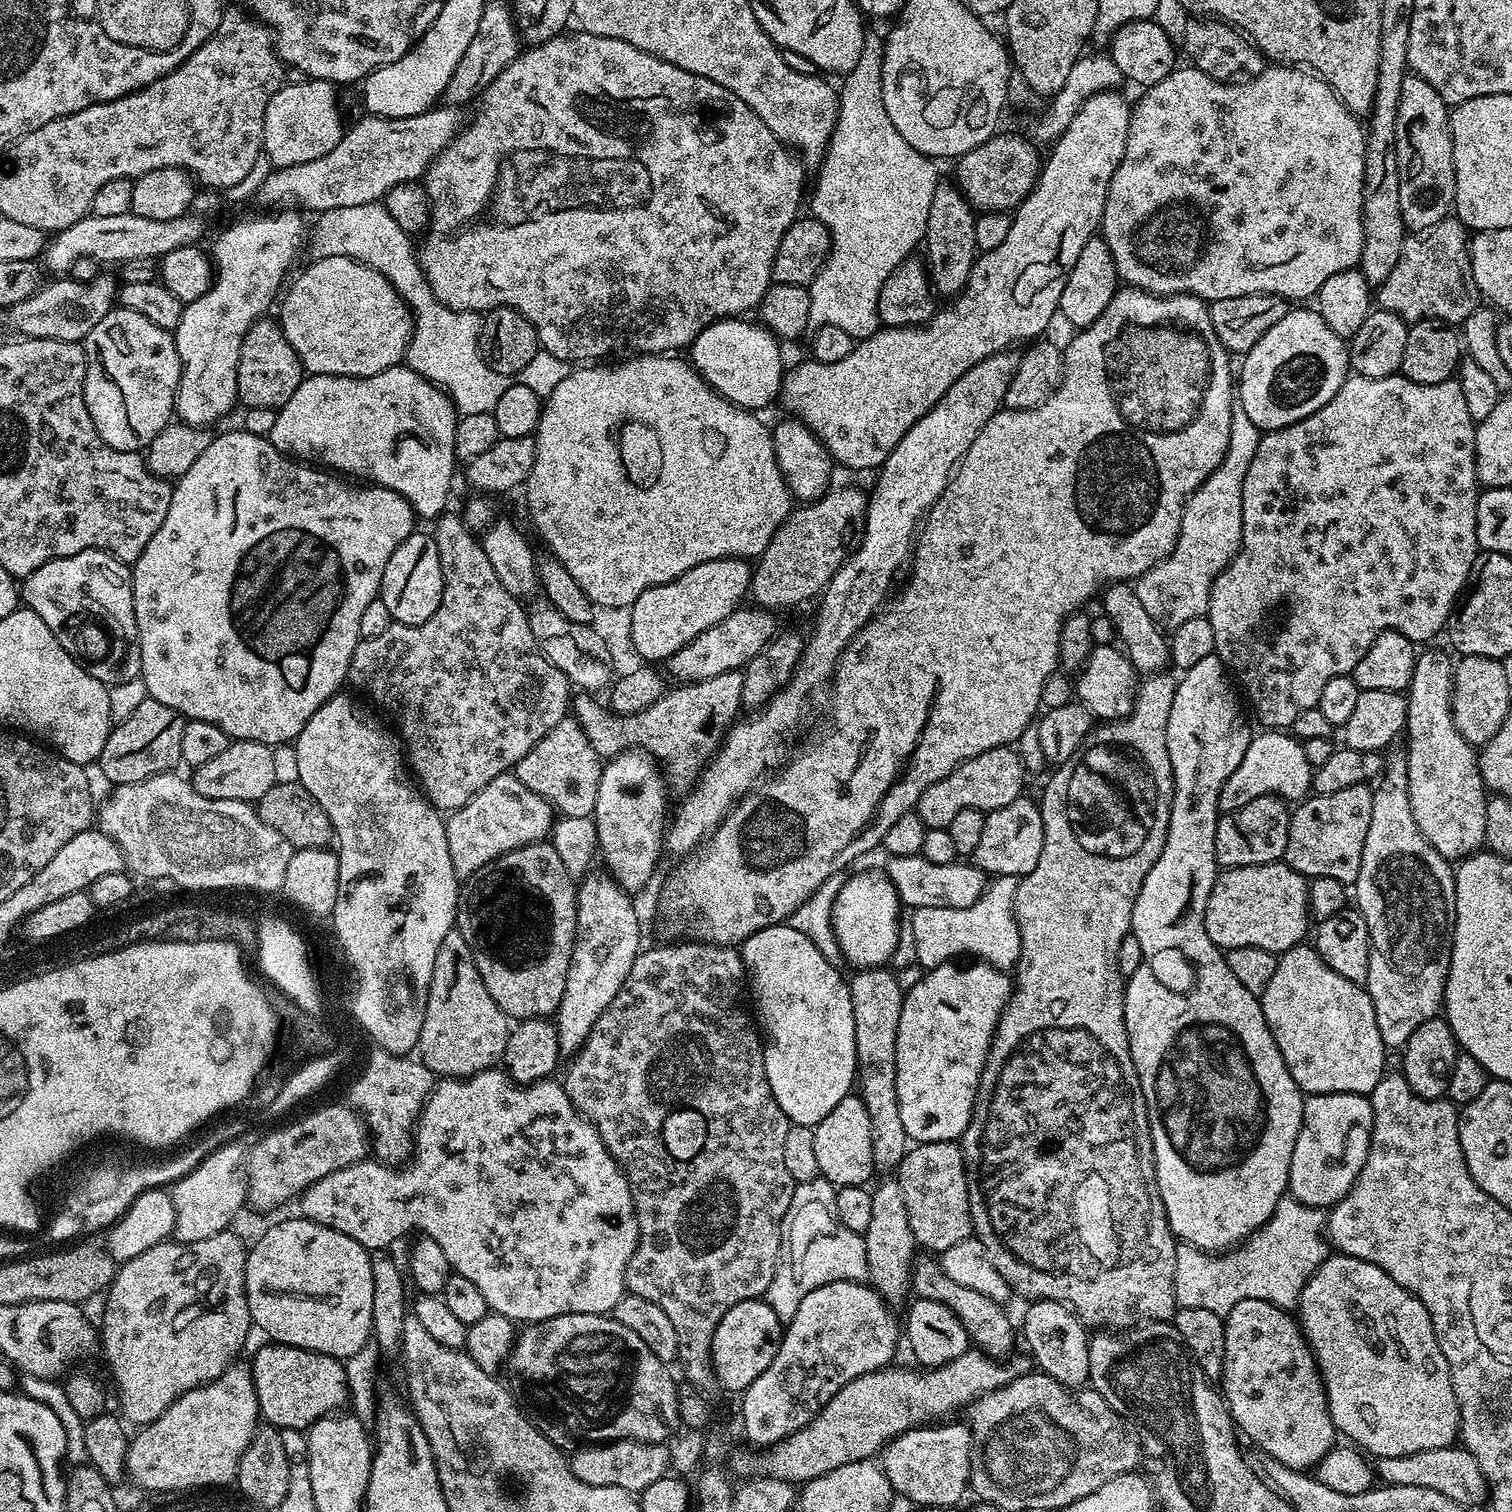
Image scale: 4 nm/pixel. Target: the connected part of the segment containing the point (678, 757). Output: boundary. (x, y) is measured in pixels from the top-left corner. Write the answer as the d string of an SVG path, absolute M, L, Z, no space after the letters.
M737 670L702 682L672 686L676 688L669 687L658 702L629 716L611 711L603 703L595 704L593 693L580 690L571 697L570 712L582 726L597 756L611 758L635 748L649 752L660 765L667 783L684 794L696 783L737 719L736 711L741 711L743 702L743 678L743 671Z

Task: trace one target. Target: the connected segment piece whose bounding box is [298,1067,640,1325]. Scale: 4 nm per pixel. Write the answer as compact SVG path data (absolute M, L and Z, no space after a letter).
M499 1067L488 1068L485 1072L479 1072L473 1076L465 1076L463 1078L440 1078L432 1085L432 1093L428 1096L428 1100L424 1103L424 1108L420 1112L419 1118L416 1120L414 1129L414 1139L412 1142L412 1155L407 1161L399 1167L389 1166L375 1158L365 1158L356 1164L348 1165L344 1169L336 1170L328 1174L324 1178L318 1178L316 1182L309 1185L307 1189L300 1193L298 1197L300 1203L299 1215L303 1219L310 1222L318 1222L322 1226L330 1226L330 1230L338 1230L338 1234L346 1234L350 1238L354 1238L354 1242L358 1242L369 1250L388 1250L395 1240L400 1240L407 1234L411 1228L420 1228L423 1235L434 1238L434 1242L438 1242L438 1246L442 1246L442 1250L446 1254L446 1258L450 1262L453 1273L462 1278L467 1278L470 1282L474 1282L474 1286L478 1286L478 1291L482 1293L482 1298L486 1298L486 1306L493 1312L502 1314L506 1318L510 1318L513 1322L521 1322L525 1325L538 1324L541 1320L549 1320L555 1316L562 1314L598 1314L603 1316L611 1313L614 1306L618 1306L618 1302L626 1295L624 1286L624 1275L626 1274L626 1266L630 1262L630 1258L634 1254L636 1244L640 1241L640 1231L638 1230L638 1218L634 1210L634 1202L632 1201L632 1191L628 1185L628 1180L624 1177L624 1170L616 1165L616 1159L610 1154L610 1150L606 1150L606 1146L602 1142L602 1138L598 1134L598 1130L589 1122L582 1113L570 1102L570 1098L566 1094L563 1083L559 1079L549 1078L547 1080L539 1080L533 1084L515 1084L508 1073Z

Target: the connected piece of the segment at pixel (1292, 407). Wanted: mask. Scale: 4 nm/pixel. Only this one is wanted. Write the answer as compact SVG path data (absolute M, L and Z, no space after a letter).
M1296 306L1281 320L1274 322L1262 338L1243 357L1244 365L1238 368L1238 407L1246 410L1250 422L1264 432L1273 432L1290 426L1302 418L1314 415L1319 408L1326 406L1334 394L1350 375L1348 362L1349 345L1345 337L1334 334L1326 322L1322 322L1319 312L1308 306Z

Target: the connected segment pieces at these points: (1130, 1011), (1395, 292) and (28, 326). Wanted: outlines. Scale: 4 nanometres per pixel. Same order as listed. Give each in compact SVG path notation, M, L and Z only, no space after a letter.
M1213 654L1202 658L1202 662L1183 669L1179 677L1174 702L1170 706L1170 718L1166 722L1166 750L1170 754L1172 767L1172 809L1166 842L1162 846L1162 854L1158 854L1158 862L1150 866L1150 874L1142 882L1142 890L1138 890L1138 898L1134 902L1132 915L1132 930L1130 935L1138 938L1140 947L1140 965L1132 976L1127 977L1124 985L1124 1017L1126 1018L1126 1038L1130 1046L1130 1058L1134 1062L1134 1070L1140 1079L1140 1089L1146 1102L1148 1121L1150 1122L1150 1138L1154 1146L1154 1166L1158 1194L1162 1198L1162 1206L1166 1208L1166 1218L1170 1222L1170 1230L1177 1241L1193 1244L1203 1252L1224 1254L1235 1249L1237 1245L1248 1239L1253 1232L1269 1220L1274 1214L1274 1206L1288 1192L1288 1175L1290 1174L1290 1158L1294 1154L1294 1142L1298 1138L1298 1130L1302 1126L1305 1093L1294 1082L1278 1046L1274 1042L1274 1034L1270 1034L1270 1026L1262 1014L1259 999L1234 978L1230 966L1226 966L1224 952L1206 934L1206 902L1210 890L1218 875L1218 865L1214 854L1214 834L1216 822L1222 813L1218 806L1218 798L1226 778L1238 770L1238 762L1242 762L1242 754L1250 746L1254 732L1248 729L1244 716L1240 713L1240 704L1232 693L1233 681L1226 671L1220 657Z
M1452 214L1445 216L1442 222L1438 222L1423 234L1409 235L1402 246L1402 254L1398 254L1398 263L1394 270L1390 270L1390 278L1386 278L1386 282L1382 282L1375 289L1375 303L1383 311L1398 314L1409 322L1443 320L1453 326L1463 325L1464 320L1470 318L1470 314L1474 314L1474 310L1482 304L1480 291L1474 282L1474 270L1470 266L1469 243L1469 229Z
M99 274L90 281L76 281L71 278L52 278L45 283L26 302L18 302L6 310L8 324L21 337L29 340L46 338L62 342L83 342L106 318L106 314L118 300L118 280L115 275Z

